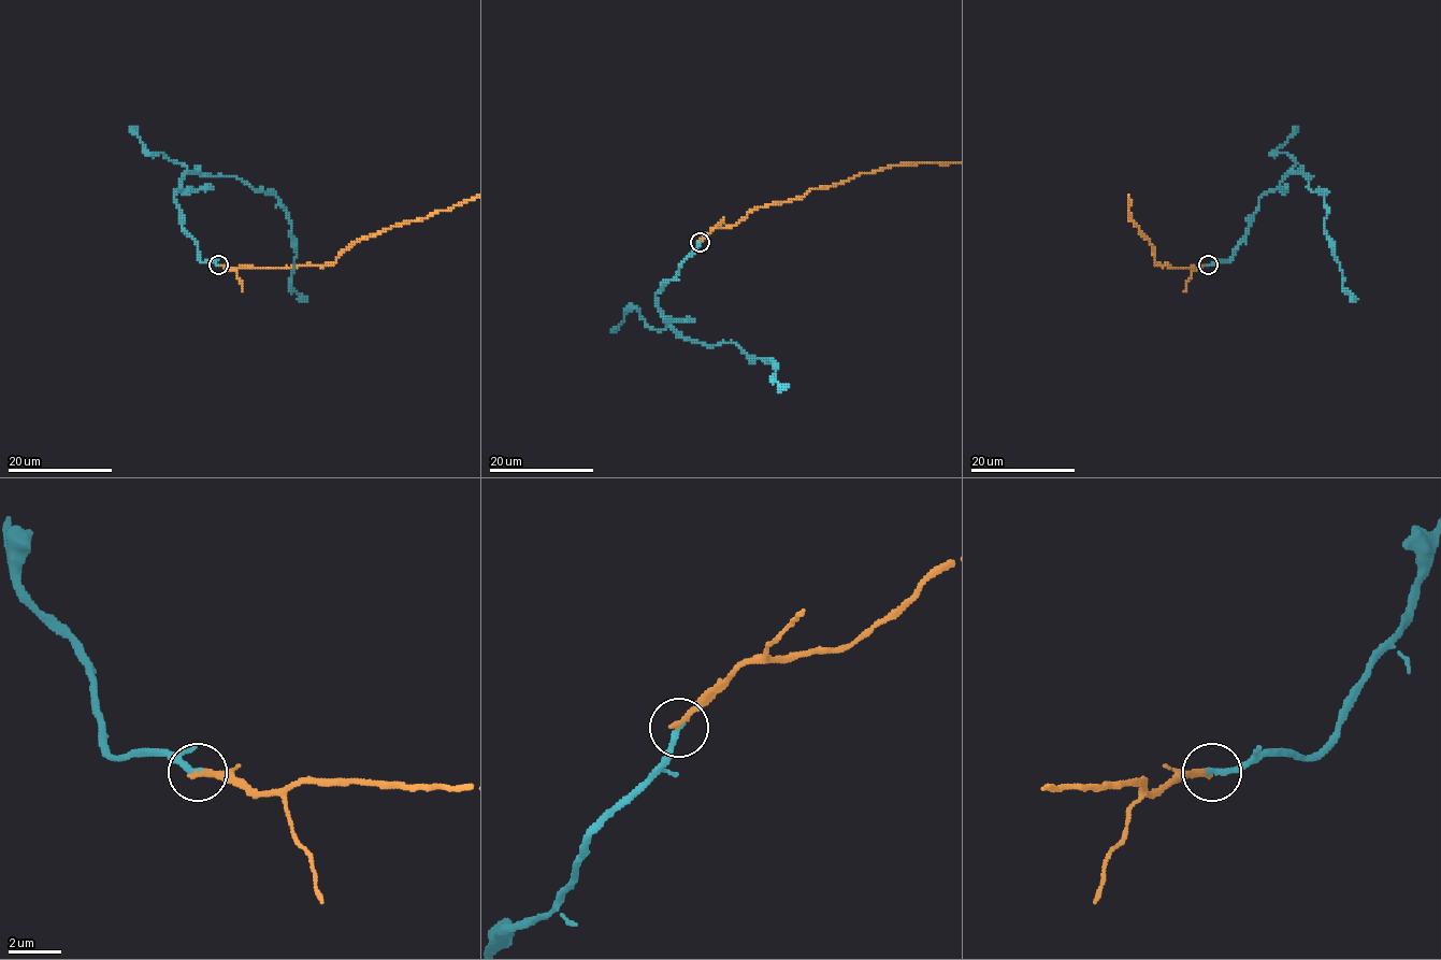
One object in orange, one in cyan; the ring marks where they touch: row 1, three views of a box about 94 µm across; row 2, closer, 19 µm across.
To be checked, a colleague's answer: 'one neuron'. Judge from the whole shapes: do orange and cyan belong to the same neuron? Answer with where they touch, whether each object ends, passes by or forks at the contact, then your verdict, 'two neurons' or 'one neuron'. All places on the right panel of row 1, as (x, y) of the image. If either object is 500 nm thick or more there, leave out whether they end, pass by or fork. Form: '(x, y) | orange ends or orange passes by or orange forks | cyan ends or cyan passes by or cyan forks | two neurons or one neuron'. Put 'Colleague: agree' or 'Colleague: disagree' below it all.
(1208, 264) | orange ends | cyan ends | one neuron
Colleague: agree

